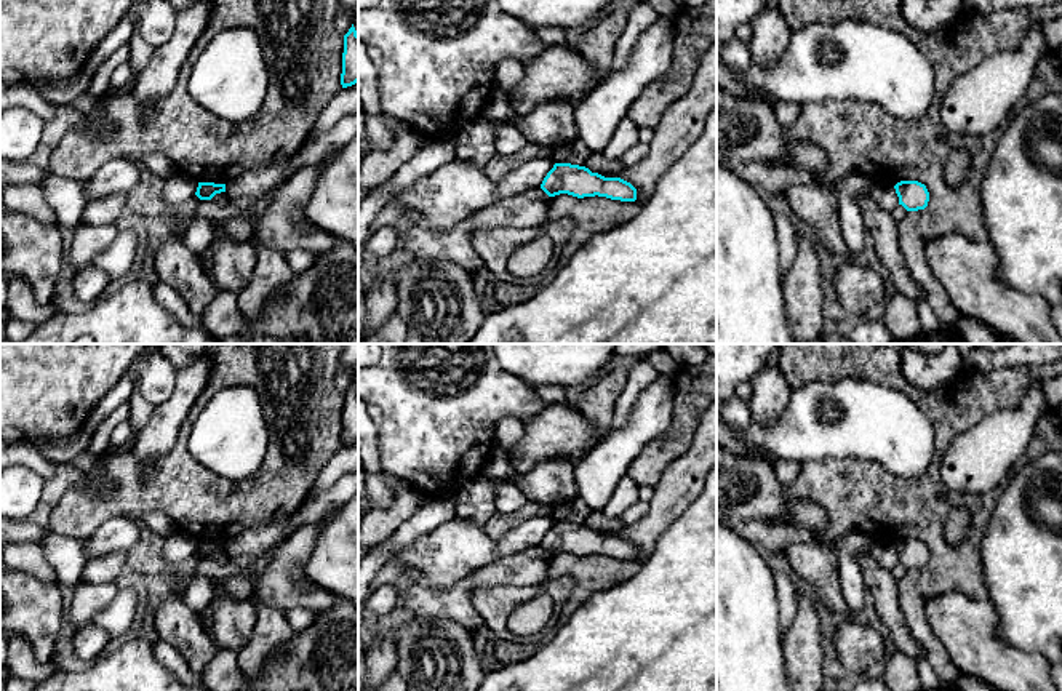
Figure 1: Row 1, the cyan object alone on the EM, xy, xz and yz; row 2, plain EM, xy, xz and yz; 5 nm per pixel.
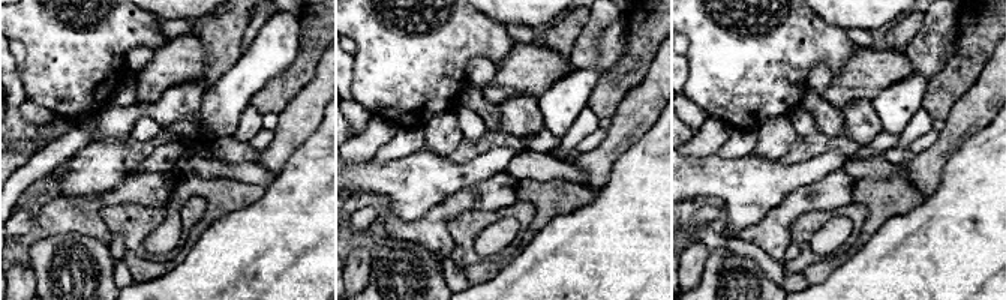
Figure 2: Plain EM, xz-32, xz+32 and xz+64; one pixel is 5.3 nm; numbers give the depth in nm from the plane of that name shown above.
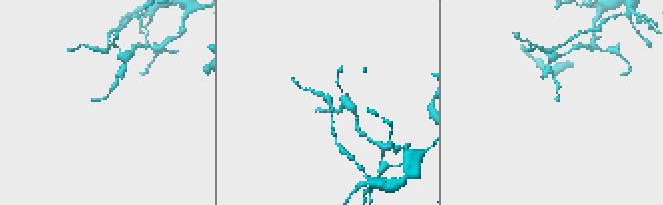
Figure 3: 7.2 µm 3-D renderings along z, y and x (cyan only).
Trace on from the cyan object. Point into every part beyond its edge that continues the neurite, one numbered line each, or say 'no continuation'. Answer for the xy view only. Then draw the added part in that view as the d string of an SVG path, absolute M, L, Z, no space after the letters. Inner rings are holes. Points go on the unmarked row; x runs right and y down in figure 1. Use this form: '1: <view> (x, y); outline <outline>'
no continuation

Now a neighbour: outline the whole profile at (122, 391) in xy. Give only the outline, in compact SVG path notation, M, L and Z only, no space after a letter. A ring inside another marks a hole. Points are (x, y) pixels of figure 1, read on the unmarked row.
M125 376L120 379L110 392L107 392L94 409L88 414L85 429L93 432L104 419L107 419L120 405L130 401L133 393L133 381Z

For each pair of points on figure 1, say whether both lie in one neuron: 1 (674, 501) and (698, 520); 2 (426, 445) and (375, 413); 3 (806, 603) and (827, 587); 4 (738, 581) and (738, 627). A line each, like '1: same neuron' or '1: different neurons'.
1: different neurons
2: different neurons
3: different neurons
4: same neuron

